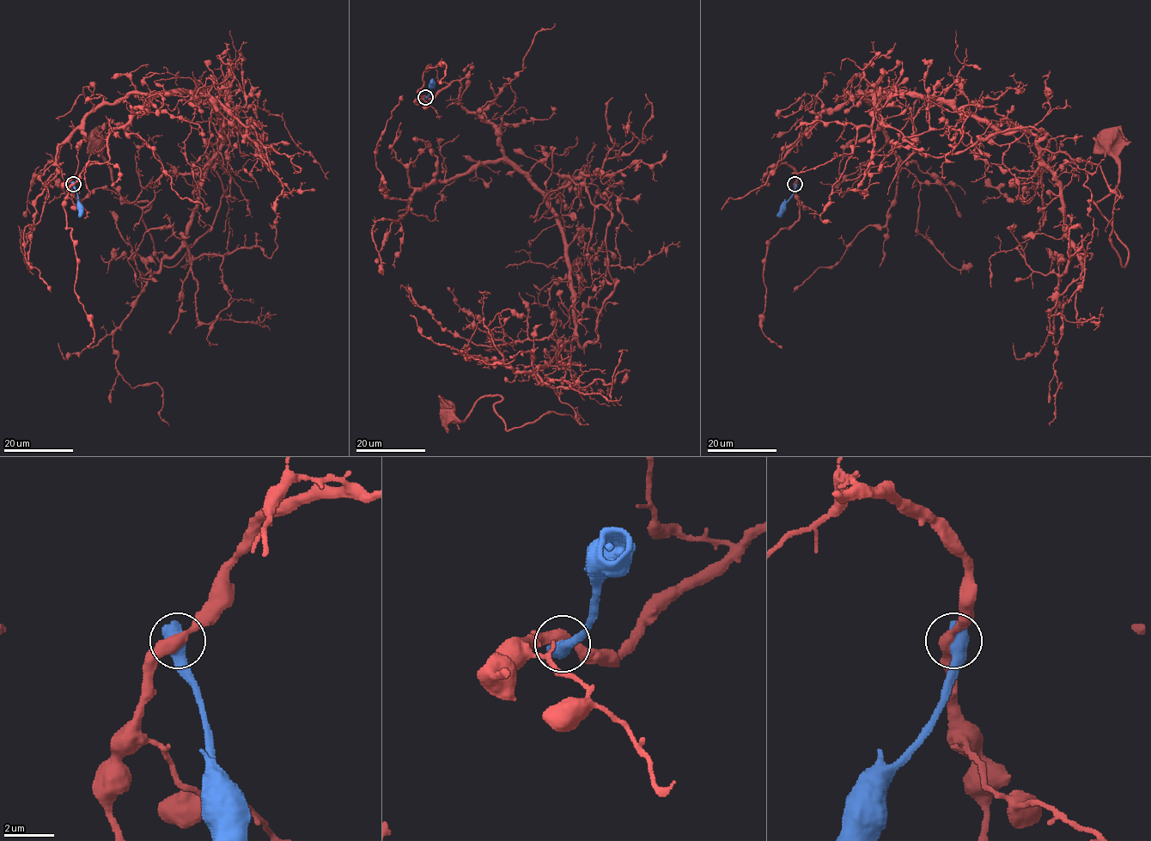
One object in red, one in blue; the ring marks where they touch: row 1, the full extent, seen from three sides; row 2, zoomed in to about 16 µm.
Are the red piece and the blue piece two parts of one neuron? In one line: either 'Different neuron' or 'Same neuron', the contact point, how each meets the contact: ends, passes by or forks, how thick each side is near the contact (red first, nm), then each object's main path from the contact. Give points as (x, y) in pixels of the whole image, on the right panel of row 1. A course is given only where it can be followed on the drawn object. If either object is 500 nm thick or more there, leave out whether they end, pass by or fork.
Different neuron. Place: (794, 184). Thickness 400 nm (red) against 800 nm. Course of red: (794, 184), (778, 162), (821, 113), (952, 102), (1098, 164), (1123, 267), (1093, 201), (1117, 183), (1109, 139). Course of blue: (795, 184), (792, 197), (776, 216)

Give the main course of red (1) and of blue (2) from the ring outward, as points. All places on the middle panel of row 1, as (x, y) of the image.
1: (425, 96), (458, 81), (539, 189), (575, 323), (574, 417), (508, 430), (499, 395), (443, 411)
2: (425, 97), (429, 94), (433, 79)

